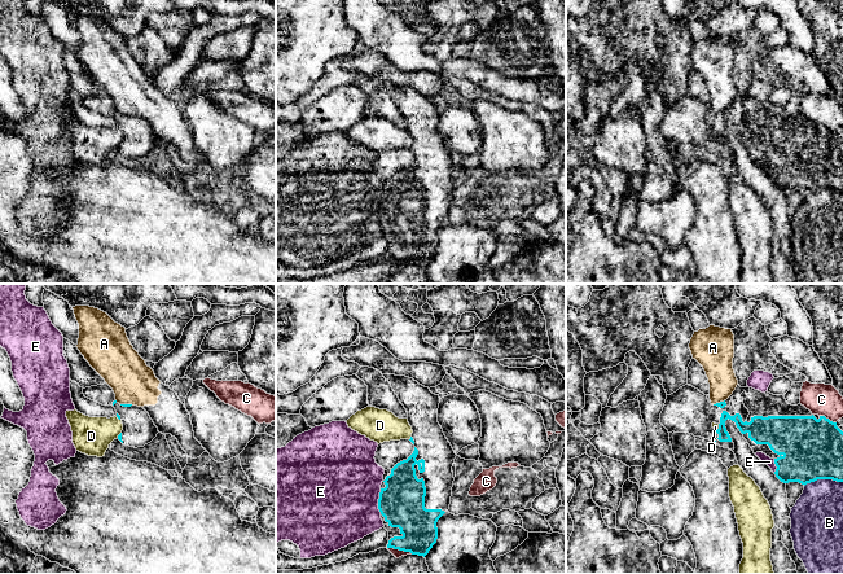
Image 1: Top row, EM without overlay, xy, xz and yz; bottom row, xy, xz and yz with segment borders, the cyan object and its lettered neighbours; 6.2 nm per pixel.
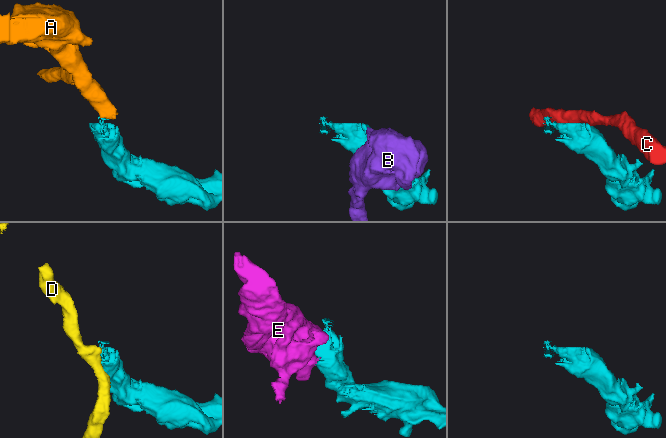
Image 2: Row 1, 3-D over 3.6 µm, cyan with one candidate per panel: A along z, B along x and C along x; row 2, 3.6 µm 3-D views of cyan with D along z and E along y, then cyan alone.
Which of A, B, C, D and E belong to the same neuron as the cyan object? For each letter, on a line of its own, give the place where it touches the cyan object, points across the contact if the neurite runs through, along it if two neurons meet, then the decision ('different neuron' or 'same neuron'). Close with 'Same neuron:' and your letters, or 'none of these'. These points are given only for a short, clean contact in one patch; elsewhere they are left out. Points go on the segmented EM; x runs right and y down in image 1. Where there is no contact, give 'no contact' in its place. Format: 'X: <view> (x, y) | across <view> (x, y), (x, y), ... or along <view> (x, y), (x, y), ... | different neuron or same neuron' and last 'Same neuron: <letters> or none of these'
A: xy (127, 404) | along xy (121, 403), (132, 404) | different neuron
B: yz (822, 478) | different neuron
C: xz (400, 550) | along xz (387, 547), (412, 553) | different neuron
D: yz (719, 428) | along yz (719, 424), (716, 430) | different neuron
E: xz (378, 502) | different neuron
Same neuron: none of these

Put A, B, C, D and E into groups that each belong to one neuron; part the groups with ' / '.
A / B / C / D / E

